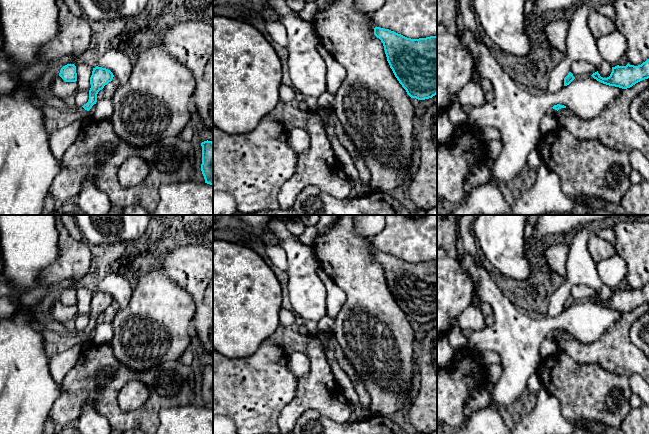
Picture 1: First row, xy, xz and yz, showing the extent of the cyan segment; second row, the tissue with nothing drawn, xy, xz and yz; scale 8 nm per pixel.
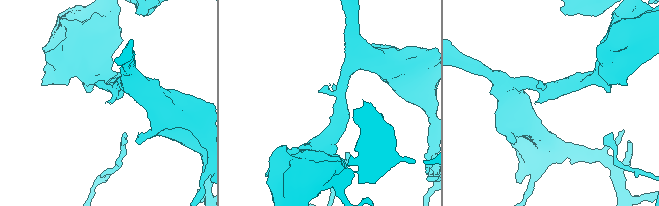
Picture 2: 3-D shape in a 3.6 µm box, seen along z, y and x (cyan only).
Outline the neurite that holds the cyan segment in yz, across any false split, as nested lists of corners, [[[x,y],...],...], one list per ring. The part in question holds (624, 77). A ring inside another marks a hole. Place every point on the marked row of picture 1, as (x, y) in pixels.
[[[649,59],[638,66],[628,63],[626,66],[612,67],[612,72],[607,78],[601,77],[598,71],[591,76],[603,84],[627,89],[649,78]]]

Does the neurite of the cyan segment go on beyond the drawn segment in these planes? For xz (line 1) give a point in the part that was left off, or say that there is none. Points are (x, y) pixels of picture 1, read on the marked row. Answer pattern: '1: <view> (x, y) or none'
1: none

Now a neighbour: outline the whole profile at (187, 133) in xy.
[[[191,121],[185,126],[181,134],[179,135],[185,141],[191,141],[194,128]]]

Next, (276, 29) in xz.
[[[279,19],[275,21],[268,21],[266,23],[266,30],[278,45],[287,48],[288,46],[287,31],[285,26]]]

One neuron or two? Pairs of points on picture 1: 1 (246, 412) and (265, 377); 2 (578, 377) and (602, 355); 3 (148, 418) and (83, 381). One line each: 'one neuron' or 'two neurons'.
1: one neuron
2: two neurons
3: one neuron

